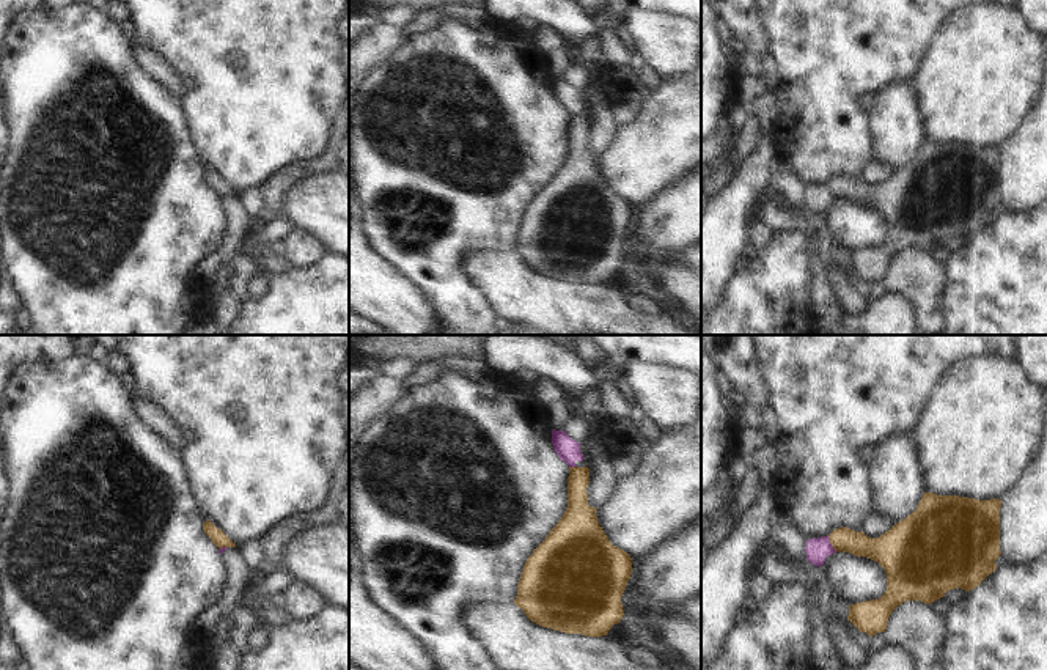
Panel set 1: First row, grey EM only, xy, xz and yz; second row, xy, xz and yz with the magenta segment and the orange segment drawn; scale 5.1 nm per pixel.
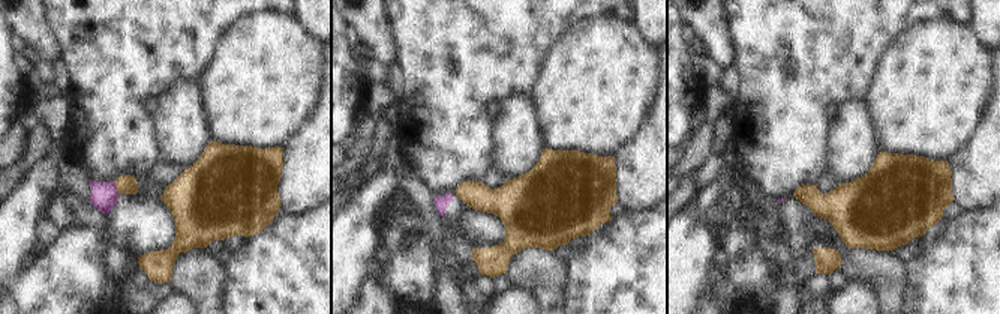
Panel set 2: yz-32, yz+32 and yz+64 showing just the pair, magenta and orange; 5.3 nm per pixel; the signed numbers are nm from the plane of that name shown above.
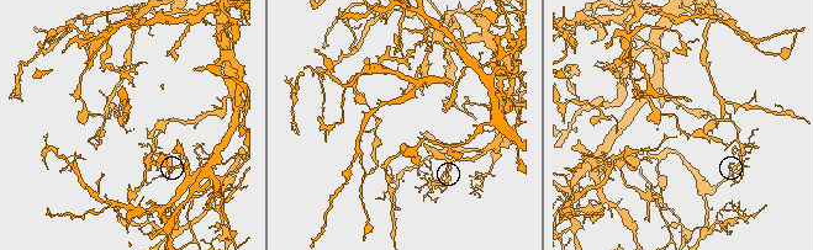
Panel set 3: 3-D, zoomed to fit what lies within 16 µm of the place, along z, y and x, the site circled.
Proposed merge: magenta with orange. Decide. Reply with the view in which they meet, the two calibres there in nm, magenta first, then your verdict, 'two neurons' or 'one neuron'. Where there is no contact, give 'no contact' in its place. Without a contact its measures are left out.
yz | 120/130 nm | two neurons

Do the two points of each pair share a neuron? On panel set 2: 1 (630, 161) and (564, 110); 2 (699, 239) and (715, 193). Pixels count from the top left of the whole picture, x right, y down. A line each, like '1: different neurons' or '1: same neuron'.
1: different neurons
2: same neuron

